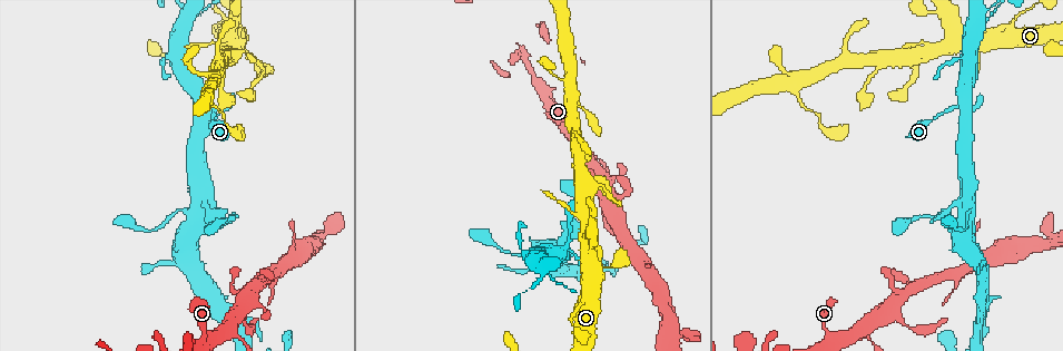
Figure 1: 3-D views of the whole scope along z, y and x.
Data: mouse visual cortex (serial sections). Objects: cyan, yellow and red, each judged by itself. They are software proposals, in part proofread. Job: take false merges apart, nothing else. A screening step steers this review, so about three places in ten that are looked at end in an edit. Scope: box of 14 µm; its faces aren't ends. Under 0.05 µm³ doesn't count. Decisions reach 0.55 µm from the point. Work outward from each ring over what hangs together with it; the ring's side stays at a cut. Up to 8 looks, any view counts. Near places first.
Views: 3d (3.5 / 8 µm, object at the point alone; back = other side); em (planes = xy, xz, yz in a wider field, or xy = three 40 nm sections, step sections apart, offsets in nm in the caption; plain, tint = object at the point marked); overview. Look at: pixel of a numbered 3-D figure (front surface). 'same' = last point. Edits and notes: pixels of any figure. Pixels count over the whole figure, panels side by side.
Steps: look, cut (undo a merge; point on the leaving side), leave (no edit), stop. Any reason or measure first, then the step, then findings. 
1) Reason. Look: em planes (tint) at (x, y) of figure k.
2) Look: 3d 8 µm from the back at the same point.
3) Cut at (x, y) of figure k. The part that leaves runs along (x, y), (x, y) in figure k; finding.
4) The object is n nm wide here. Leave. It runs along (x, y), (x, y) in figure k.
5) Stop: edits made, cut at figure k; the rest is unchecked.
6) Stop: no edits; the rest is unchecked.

Calibre changes. Look: 3d 3.5 µm at (984, 22) of figure 1.

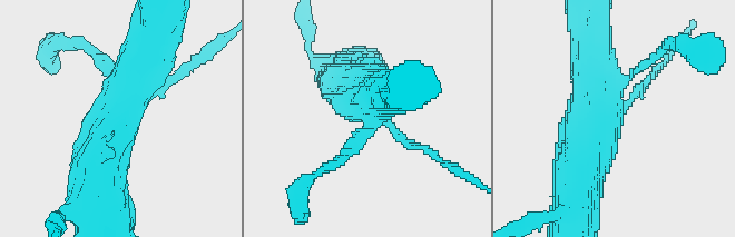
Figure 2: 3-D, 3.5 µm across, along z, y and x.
4 arms meet here; the arms are 150, 150, 600, 700 nm wide; need the tissue. Look: em xy step 5 (tint) at (621, 111) of figure 2.

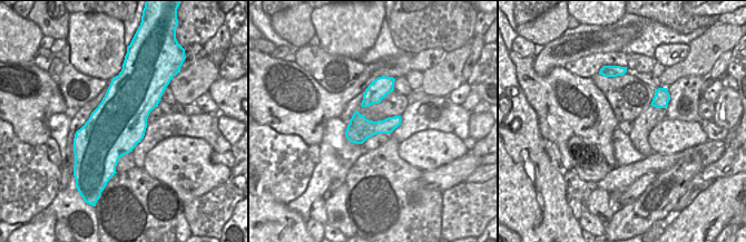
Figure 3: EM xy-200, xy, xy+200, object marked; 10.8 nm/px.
Cut it another way. Look: em xy step 1 (tint) at the same point.

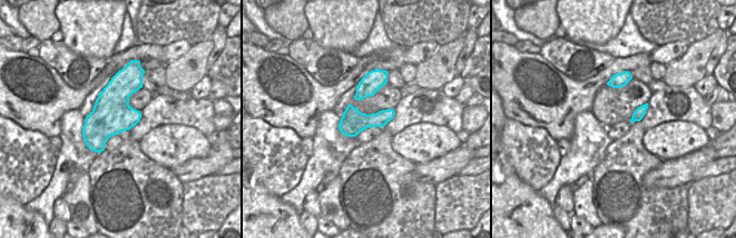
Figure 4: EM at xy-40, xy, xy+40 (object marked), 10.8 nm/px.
Cut at (410, 146) of figure 2. The part that leaves runs along (390, 124), (413, 147), (469, 175) in figure 2; two cells meet here.

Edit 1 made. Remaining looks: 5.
Look: overview.

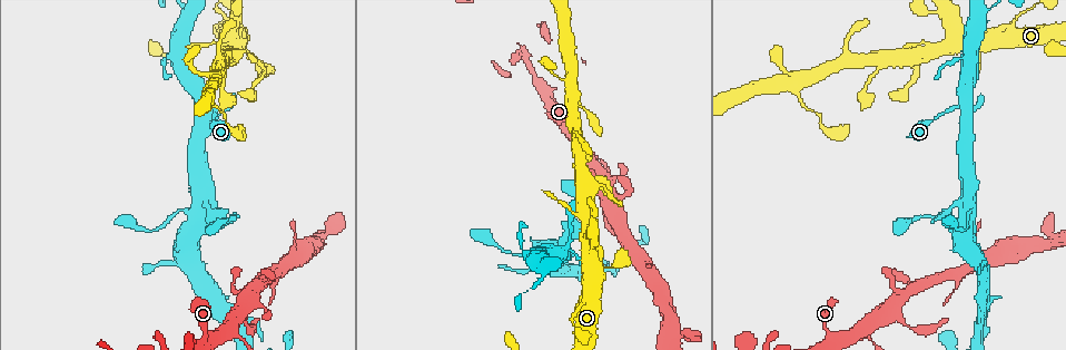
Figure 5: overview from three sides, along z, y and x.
Calibre changes. Look: 3d 3.5 µm at (800, 100) of figure 5.

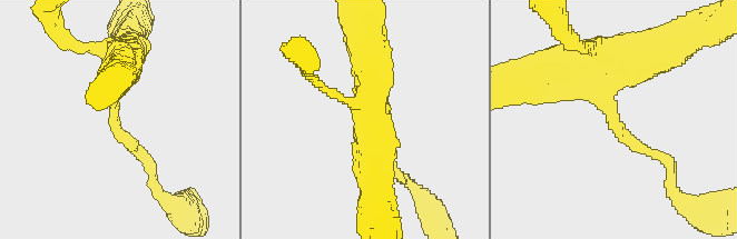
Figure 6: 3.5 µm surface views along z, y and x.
Shape alone is not enough. Look: em xy step 2 (tint) at (113, 120) of figure 6.

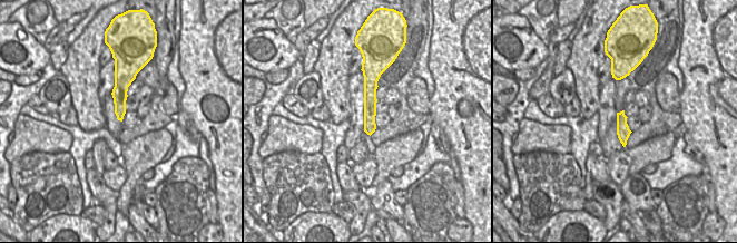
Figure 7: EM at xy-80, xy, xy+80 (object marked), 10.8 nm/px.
The object is 140 nm wide here. Leave. It runs along (374, 70), (370, 86), (369, 130) in figure 7; continuous, no second cell.

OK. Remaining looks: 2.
Stop: edits made, cut at figure 2; the rest is unchecked.

